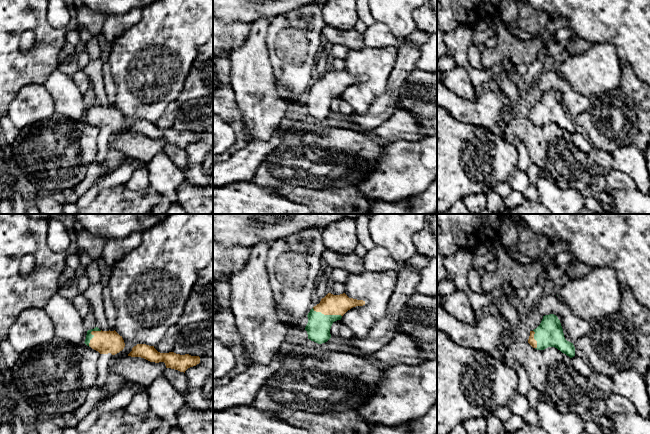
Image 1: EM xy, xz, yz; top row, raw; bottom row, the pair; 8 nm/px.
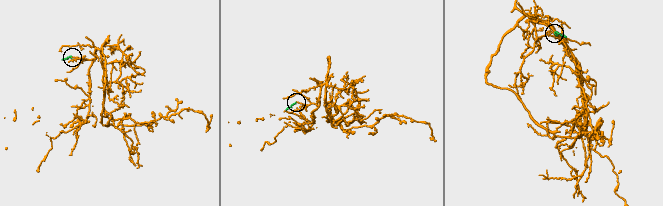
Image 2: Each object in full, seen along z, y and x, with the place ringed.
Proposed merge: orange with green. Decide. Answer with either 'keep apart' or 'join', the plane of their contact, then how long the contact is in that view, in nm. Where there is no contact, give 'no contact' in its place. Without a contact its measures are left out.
join | xz | 240 nm

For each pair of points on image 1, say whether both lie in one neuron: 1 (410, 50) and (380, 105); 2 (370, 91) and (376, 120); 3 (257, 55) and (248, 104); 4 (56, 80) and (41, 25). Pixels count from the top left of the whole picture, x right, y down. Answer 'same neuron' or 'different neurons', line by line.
1: same neuron
2: different neurons
3: same neuron
4: different neurons

